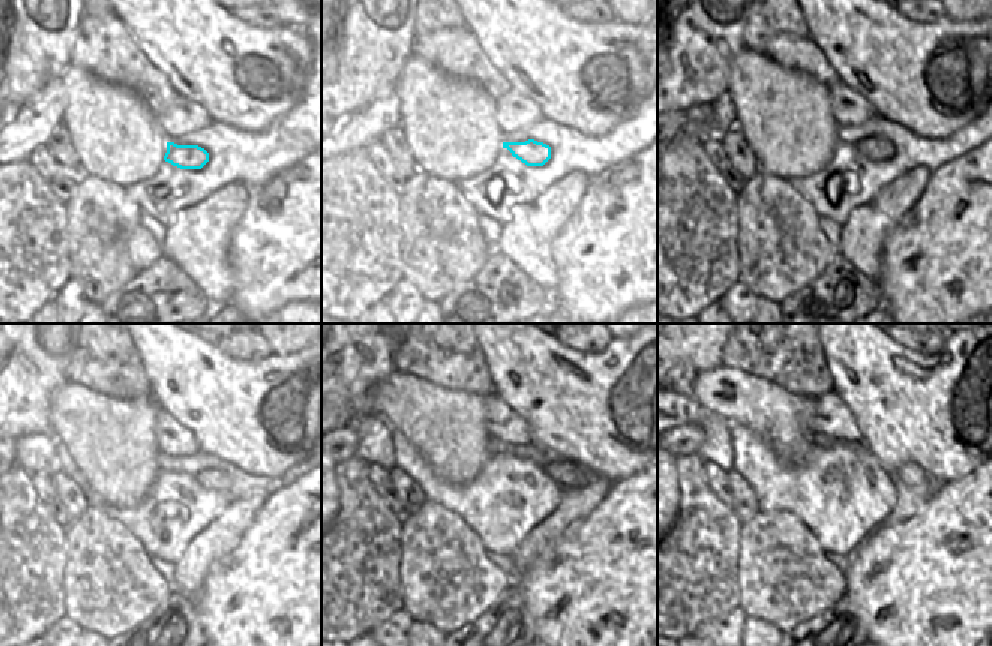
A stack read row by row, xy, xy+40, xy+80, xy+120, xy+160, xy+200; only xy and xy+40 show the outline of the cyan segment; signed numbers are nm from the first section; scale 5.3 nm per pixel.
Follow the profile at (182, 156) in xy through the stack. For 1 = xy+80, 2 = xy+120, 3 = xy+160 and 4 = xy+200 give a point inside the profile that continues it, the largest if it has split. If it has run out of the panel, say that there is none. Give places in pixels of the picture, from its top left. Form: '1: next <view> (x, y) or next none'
1: next xy+80 (875, 149)
2: next xy+120 (209, 478)
3: next xy+160 (568, 474)
4: next xy+200 (911, 474)

